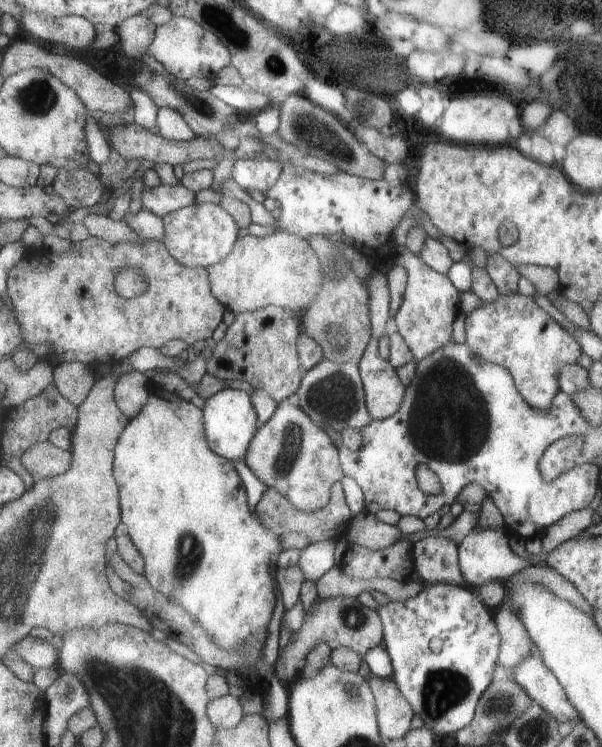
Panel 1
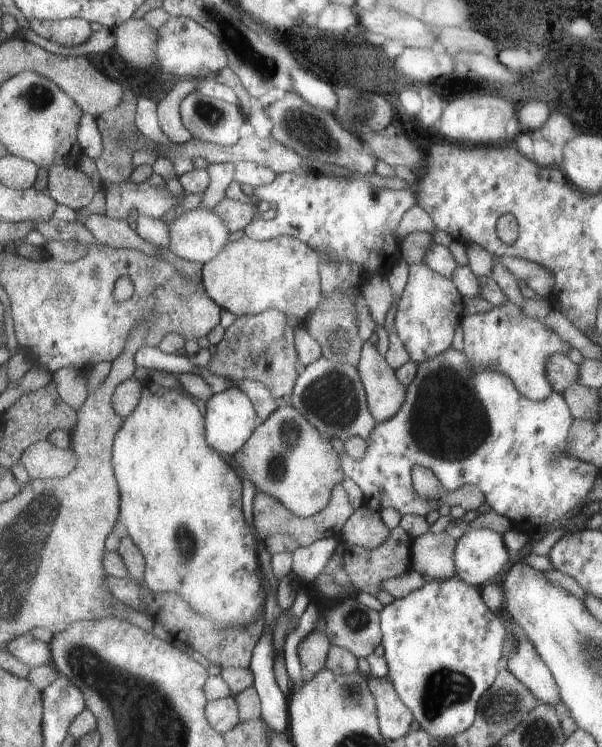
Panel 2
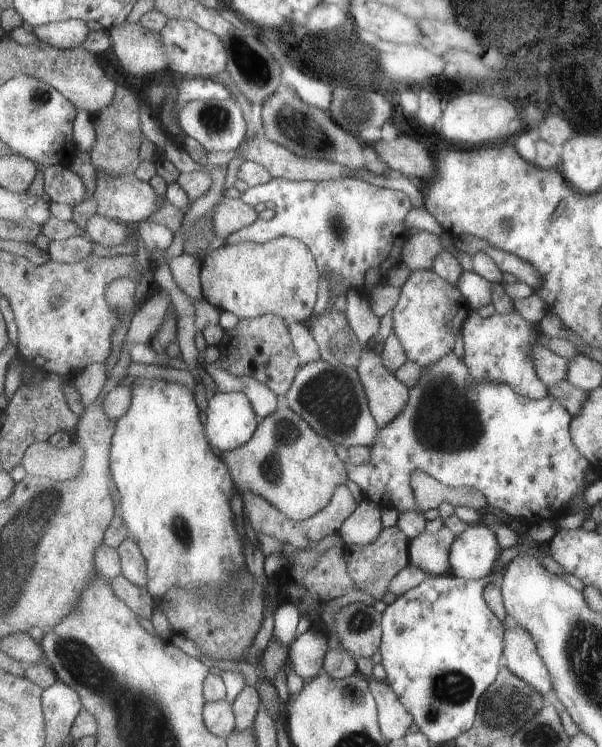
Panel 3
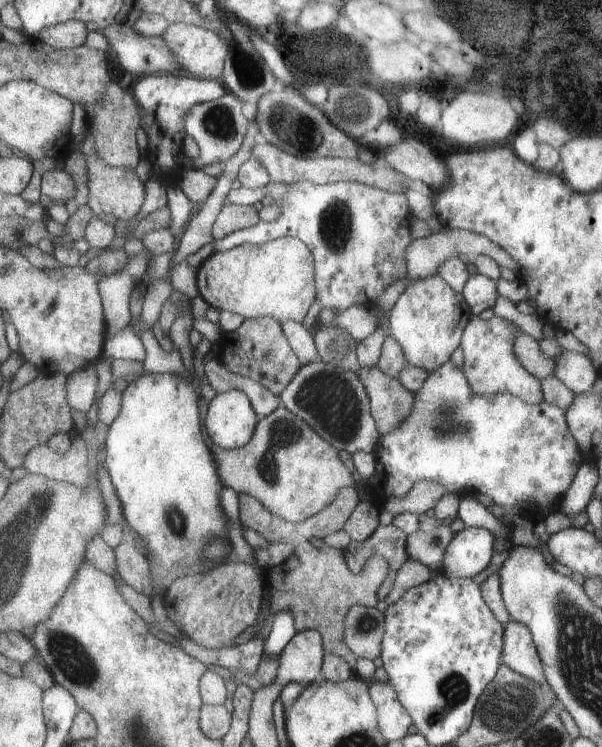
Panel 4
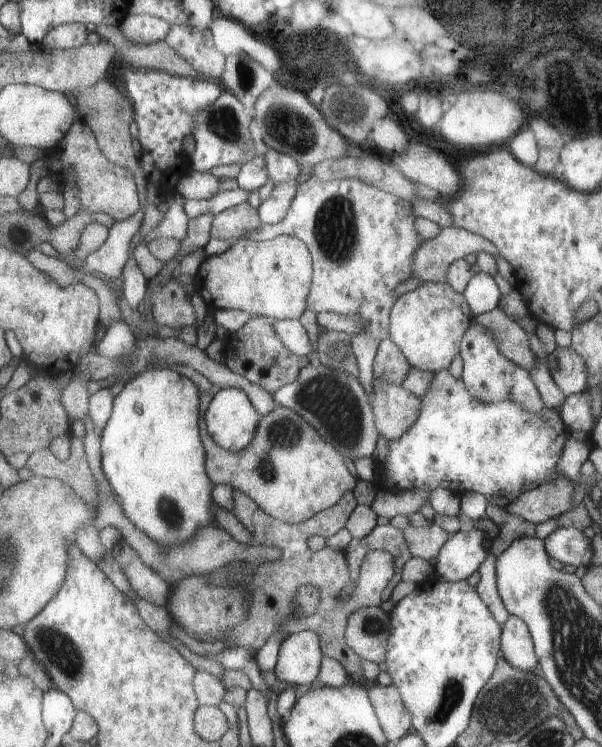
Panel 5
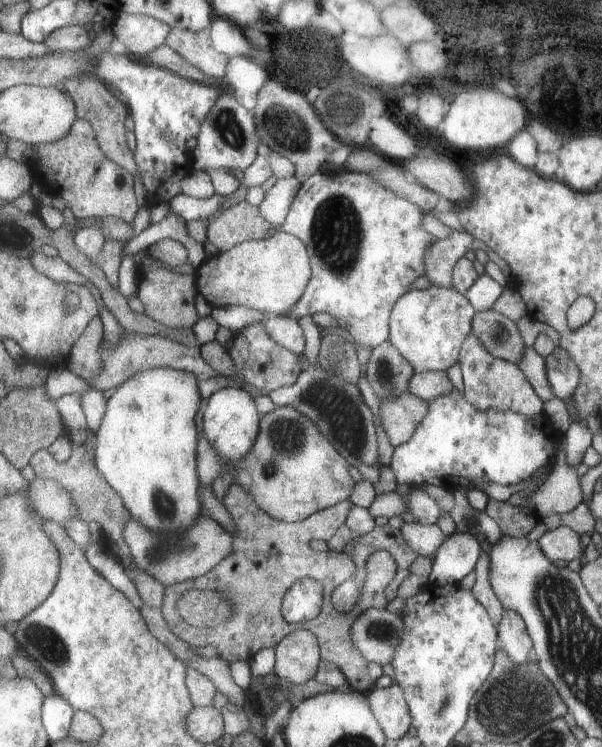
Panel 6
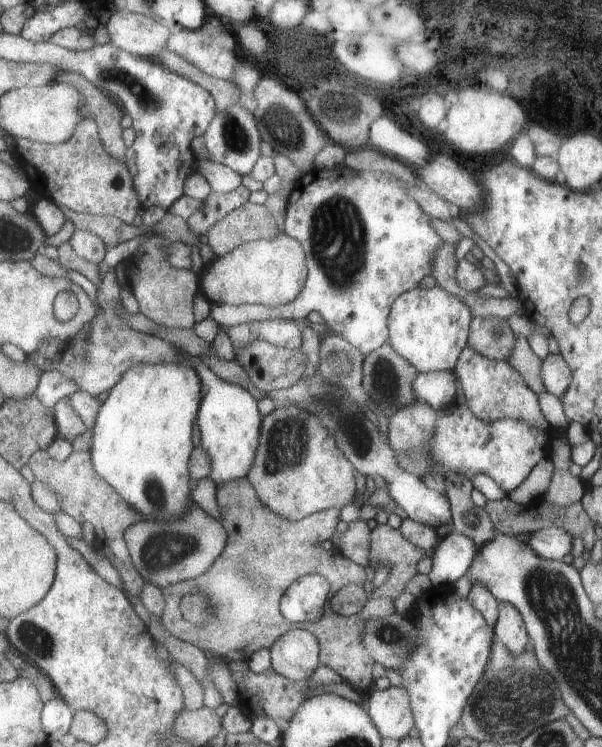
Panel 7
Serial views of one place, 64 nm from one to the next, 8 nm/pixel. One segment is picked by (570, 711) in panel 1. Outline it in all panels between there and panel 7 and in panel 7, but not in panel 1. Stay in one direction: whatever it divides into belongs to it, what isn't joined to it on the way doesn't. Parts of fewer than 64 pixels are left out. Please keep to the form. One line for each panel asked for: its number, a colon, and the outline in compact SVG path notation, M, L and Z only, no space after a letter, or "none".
2: M529 636L519 638L515 658L505 660L505 662L507 662L507 668L513 670L513 674L523 684L527 684L529 690L541 698L543 704L551 704L557 708L559 708L559 704L565 704L555 674L551 672L551 668L547 666L547 662L539 654L535 642Z
3: M509 628L507 630L507 648L505 648L505 664L519 674L523 680L531 682L537 690L547 694L555 690L553 676L539 652L539 646L529 630L525 628Z
4: M511 620L505 632L505 652L503 662L533 682L549 682L545 674L545 664L535 644L535 636L531 628L519 620Z
5: M511 614L509 622L503 626L503 658L507 658L519 670L533 674L541 672L541 660L531 628L523 618L515 614Z
6: M505 610L505 618L499 624L499 638L501 638L501 648L507 650L507 654L517 664L537 662L535 640L529 634L529 626L523 614L519 614L517 610Z
7: M501 602L501 618L495 624L495 638L505 642L507 648L517 656L521 656L531 644L527 620L515 604Z

